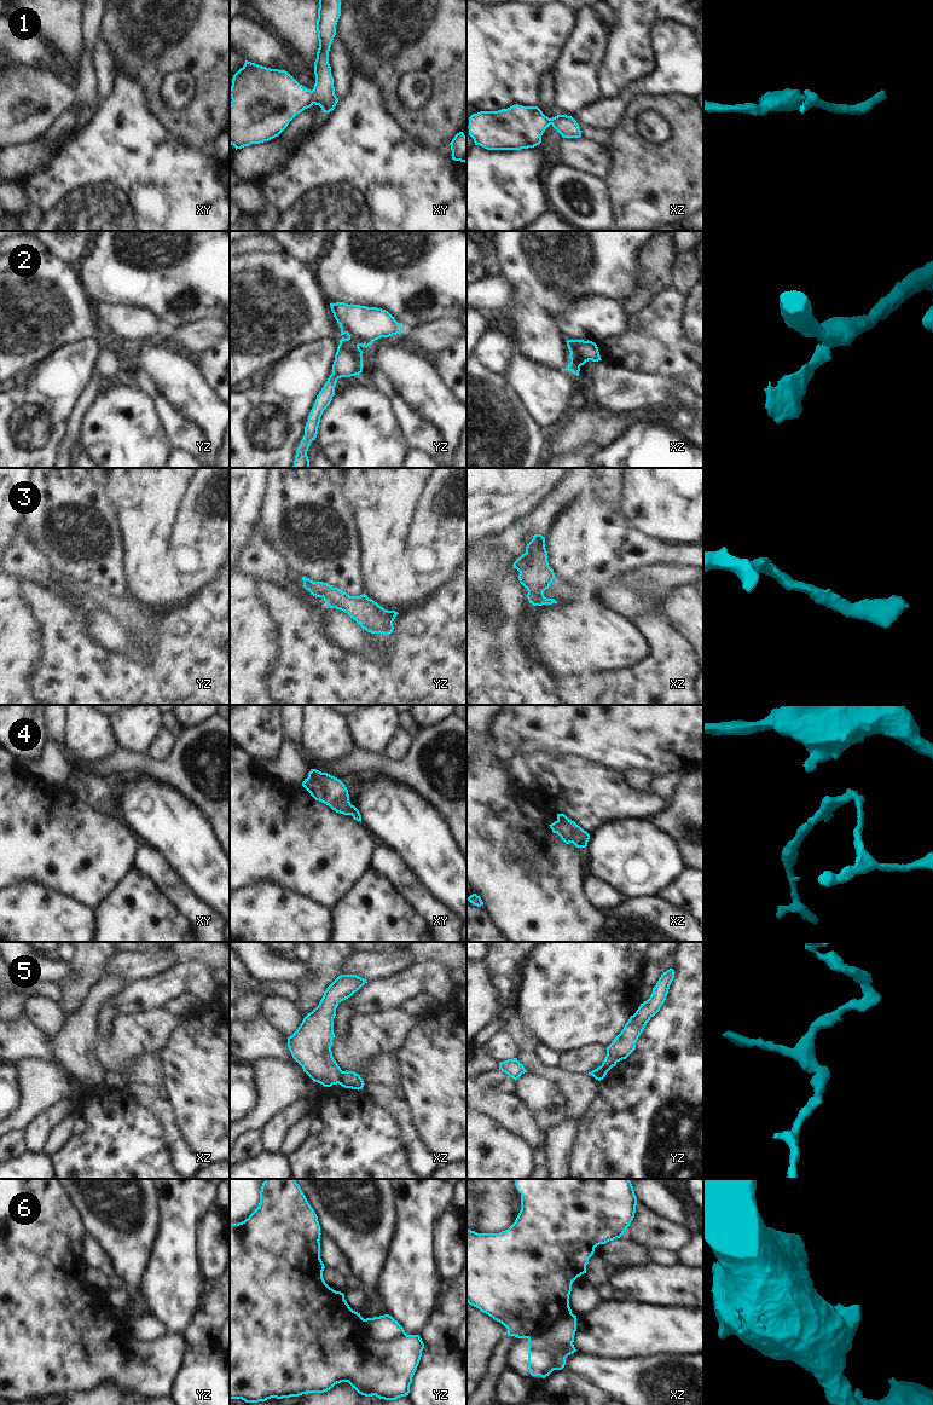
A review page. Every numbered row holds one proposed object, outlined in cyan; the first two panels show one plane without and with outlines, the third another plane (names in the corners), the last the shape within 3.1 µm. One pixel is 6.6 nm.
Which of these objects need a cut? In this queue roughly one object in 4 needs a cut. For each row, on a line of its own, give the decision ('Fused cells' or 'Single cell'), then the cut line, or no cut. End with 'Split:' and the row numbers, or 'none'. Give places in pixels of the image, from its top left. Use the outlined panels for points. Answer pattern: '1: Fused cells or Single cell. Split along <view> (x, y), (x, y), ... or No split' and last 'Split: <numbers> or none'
1: Single cell. No split
2: Fused cells. Split along yz (347, 339), (359, 345)
3: Single cell. No split
4: Single cell. No split
5: Fused cells. Split along xz (342, 1071), (337, 1082)
6: Fused cells. Split along yz (364, 1319), (366, 1331), (376, 1340), (389, 1341), (405, 1333)
Split: 2, 5, 6.

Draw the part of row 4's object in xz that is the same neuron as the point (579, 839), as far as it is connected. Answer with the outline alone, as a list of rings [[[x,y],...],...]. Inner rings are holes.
[[[557,814],[557,820],[549,826],[566,844],[573,843],[578,849],[587,846],[590,834],[564,814]]]

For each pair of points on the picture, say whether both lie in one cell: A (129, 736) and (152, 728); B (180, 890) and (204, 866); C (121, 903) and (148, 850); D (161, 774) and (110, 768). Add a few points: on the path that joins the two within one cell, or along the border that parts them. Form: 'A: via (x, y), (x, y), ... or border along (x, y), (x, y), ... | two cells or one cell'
A: via (135, 730), (138, 728), (146, 728) | one cell
B: border along (169, 861), (202, 900) | two cells
C: border along (135, 867), (148, 874), (160, 888) | two cells
D: via (149, 768), (122, 767) | one cell

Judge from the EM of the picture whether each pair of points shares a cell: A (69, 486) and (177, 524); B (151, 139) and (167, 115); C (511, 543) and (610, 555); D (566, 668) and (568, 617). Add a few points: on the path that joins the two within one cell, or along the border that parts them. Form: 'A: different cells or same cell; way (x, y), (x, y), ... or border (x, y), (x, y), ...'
A: different cells; border (94, 480), (111, 501), (120, 530)
B: different cells; border (148, 98), (148, 105), (152, 115), (181, 143)
C: different cells; border (561, 512), (544, 536)
D: same cell; way (566, 655), (568, 629)

